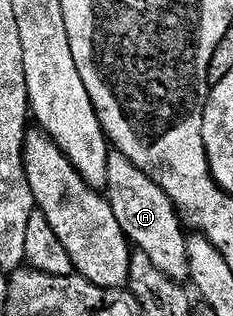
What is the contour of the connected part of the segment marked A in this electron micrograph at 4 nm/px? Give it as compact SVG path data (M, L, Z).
M111 151L108 158L108 182L104 189L104 195L110 201L112 214L116 214L116 222L120 222L120 230L124 230L126 239L137 251L148 254L148 258L159 270L164 270L168 278L179 282L189 281L190 263L188 262L188 248L186 242L188 239L184 229L184 221L178 214L178 209L174 207L173 202L124 154Z

